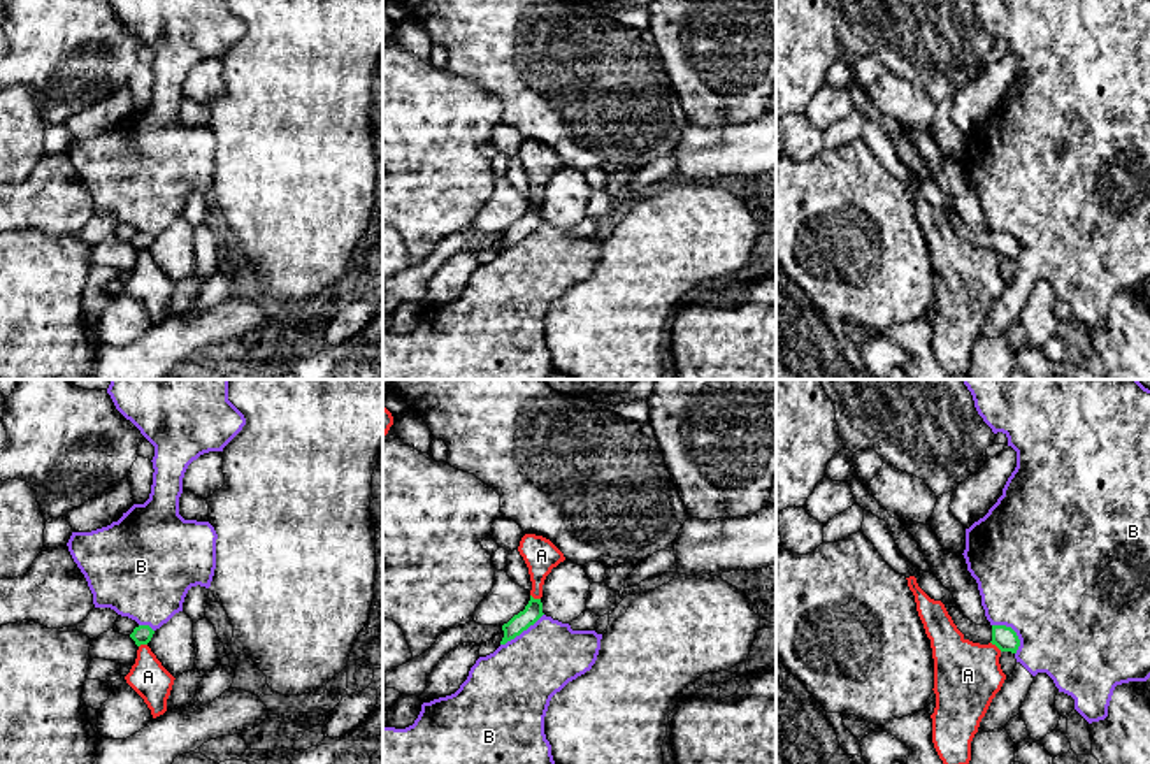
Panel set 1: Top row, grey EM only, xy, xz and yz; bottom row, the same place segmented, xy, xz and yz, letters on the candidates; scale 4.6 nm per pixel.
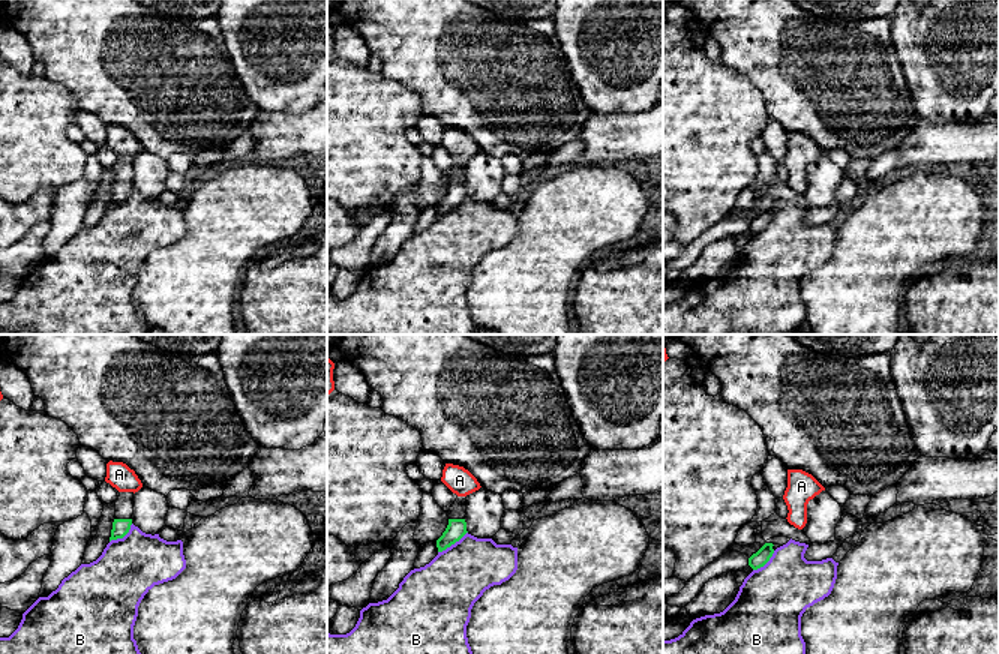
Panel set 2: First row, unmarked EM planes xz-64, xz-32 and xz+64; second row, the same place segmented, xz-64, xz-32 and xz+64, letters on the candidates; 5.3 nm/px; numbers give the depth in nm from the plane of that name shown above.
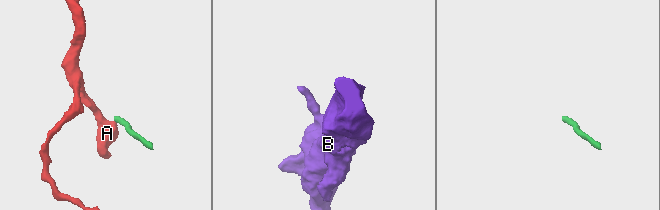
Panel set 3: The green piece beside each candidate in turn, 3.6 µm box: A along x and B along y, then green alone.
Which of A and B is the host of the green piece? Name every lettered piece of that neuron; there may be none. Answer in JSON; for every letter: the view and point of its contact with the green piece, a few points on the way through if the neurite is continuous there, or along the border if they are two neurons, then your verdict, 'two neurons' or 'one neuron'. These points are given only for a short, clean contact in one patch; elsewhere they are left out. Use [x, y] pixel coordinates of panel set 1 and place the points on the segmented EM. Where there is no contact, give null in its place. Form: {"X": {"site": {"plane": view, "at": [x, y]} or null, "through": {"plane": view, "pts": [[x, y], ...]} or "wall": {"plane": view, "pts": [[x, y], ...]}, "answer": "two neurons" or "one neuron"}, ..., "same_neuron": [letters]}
{"A": {"site": {"plane": "yz", "at": [996, 645]}, "wall": {"plane": "yz", "pts": [[991, 641], [1001, 650]]}, "answer": "two neurons"}, "B": {"site": {"plane": "yz", "at": [1015, 633]}, "wall": {"plane": "yz", "pts": [[992, 624], [1003, 624], [1015, 633], [1019, 640], [1015, 654]]}, "answer": "two neurons"}, "same_neuron": []}

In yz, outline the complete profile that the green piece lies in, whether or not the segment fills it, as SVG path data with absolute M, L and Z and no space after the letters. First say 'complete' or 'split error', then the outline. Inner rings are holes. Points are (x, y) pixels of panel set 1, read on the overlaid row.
split error; M945 604L948 615L952 616L957 629L973 643L980 645L995 645L1001 652L1011 652L1017 653L1020 646L1020 639L1017 632L1011 627L1006 625L976 625L969 618L964 616L964 613L959 609L959 606Z

